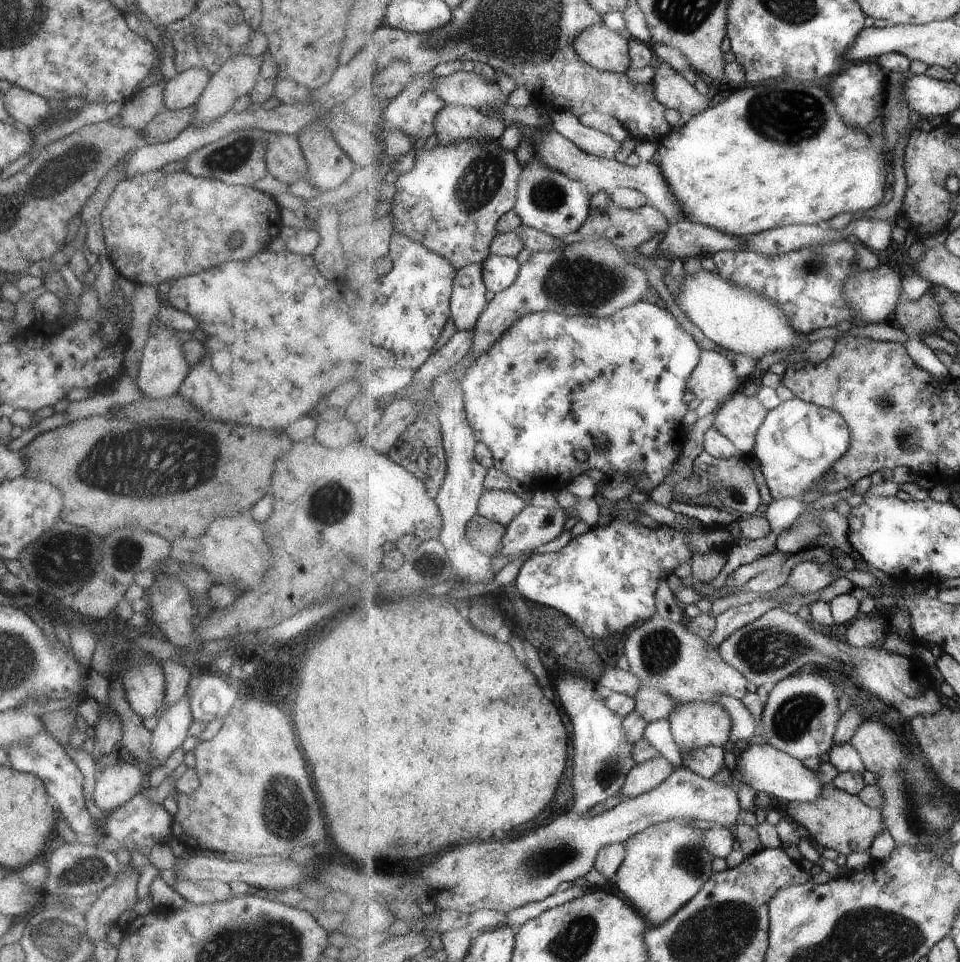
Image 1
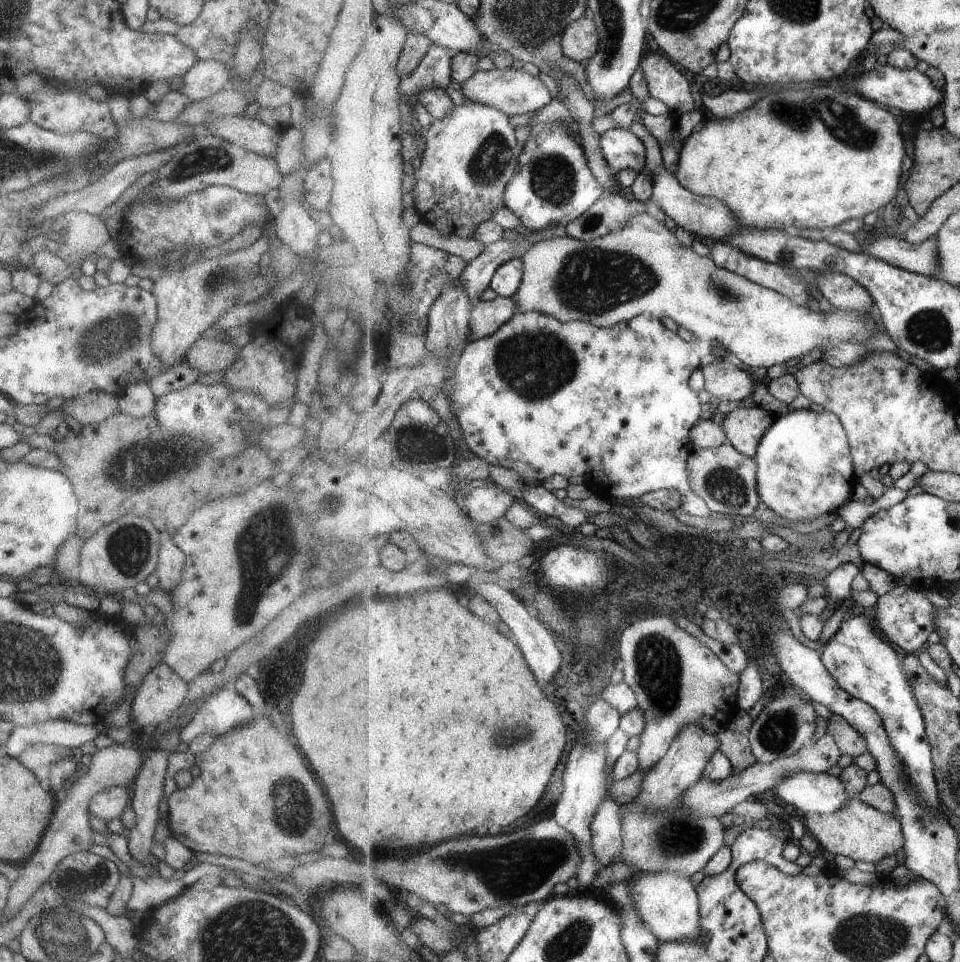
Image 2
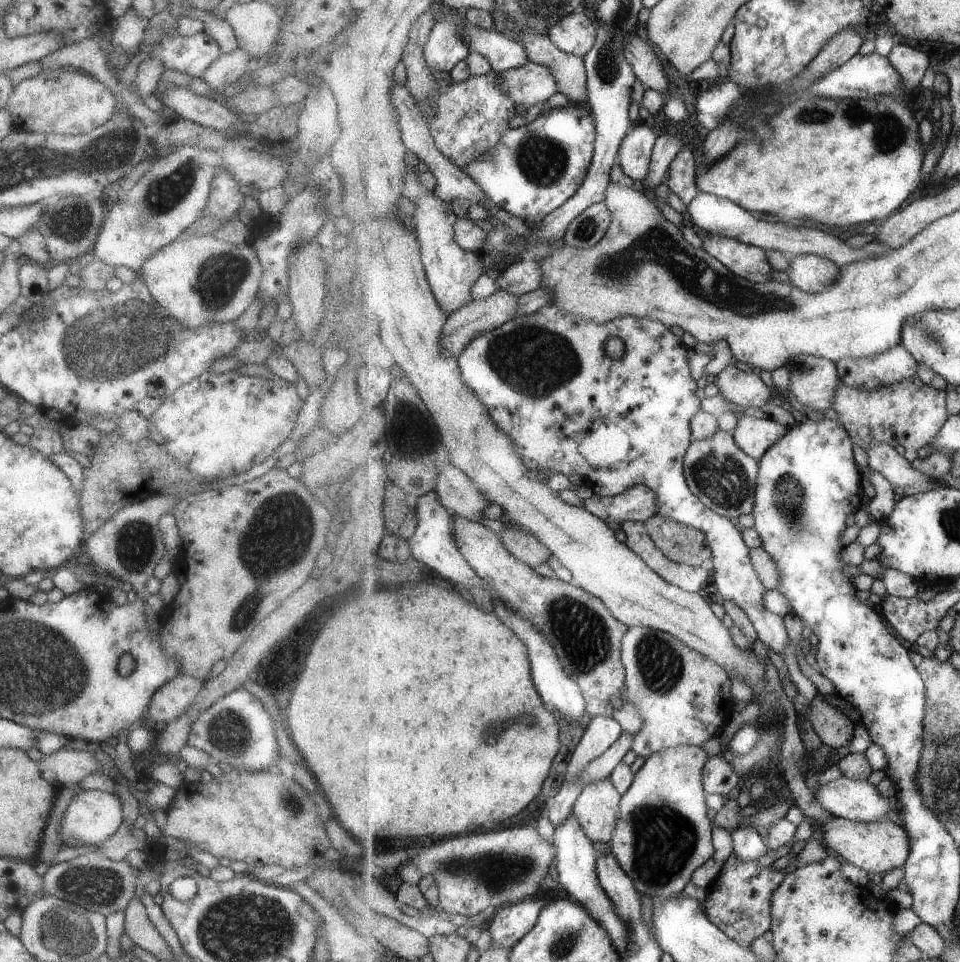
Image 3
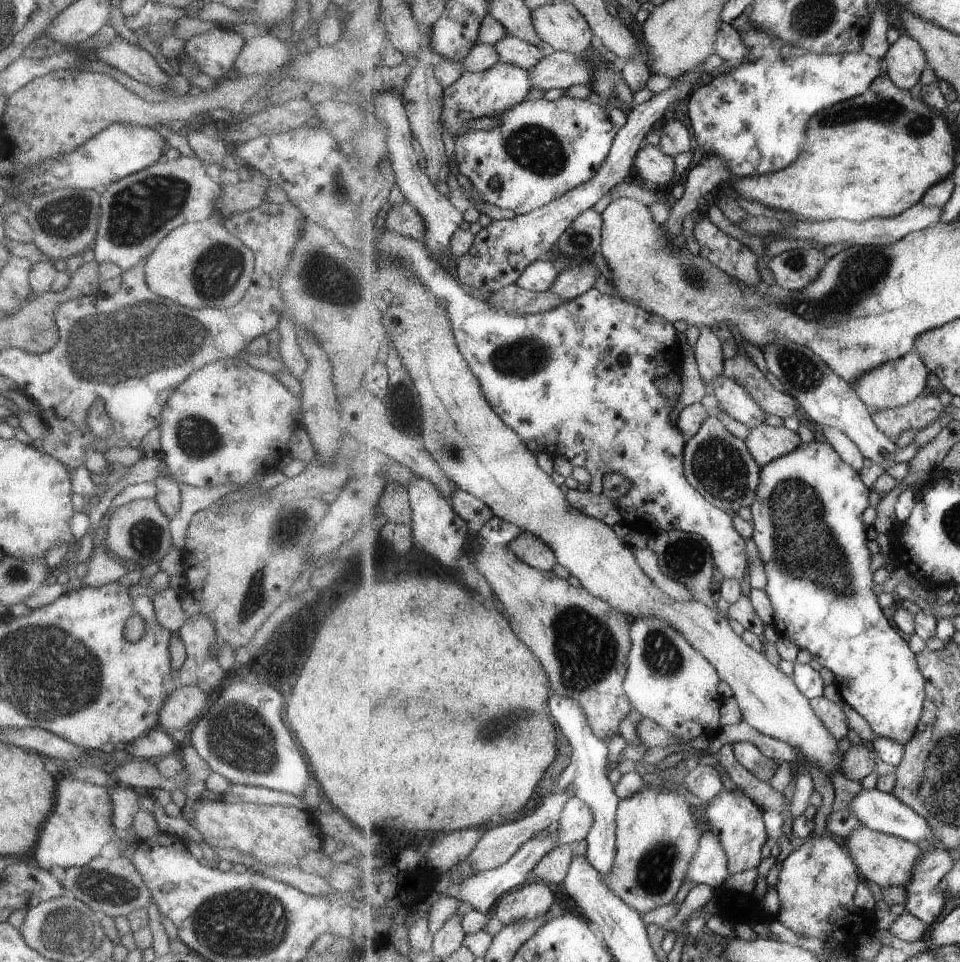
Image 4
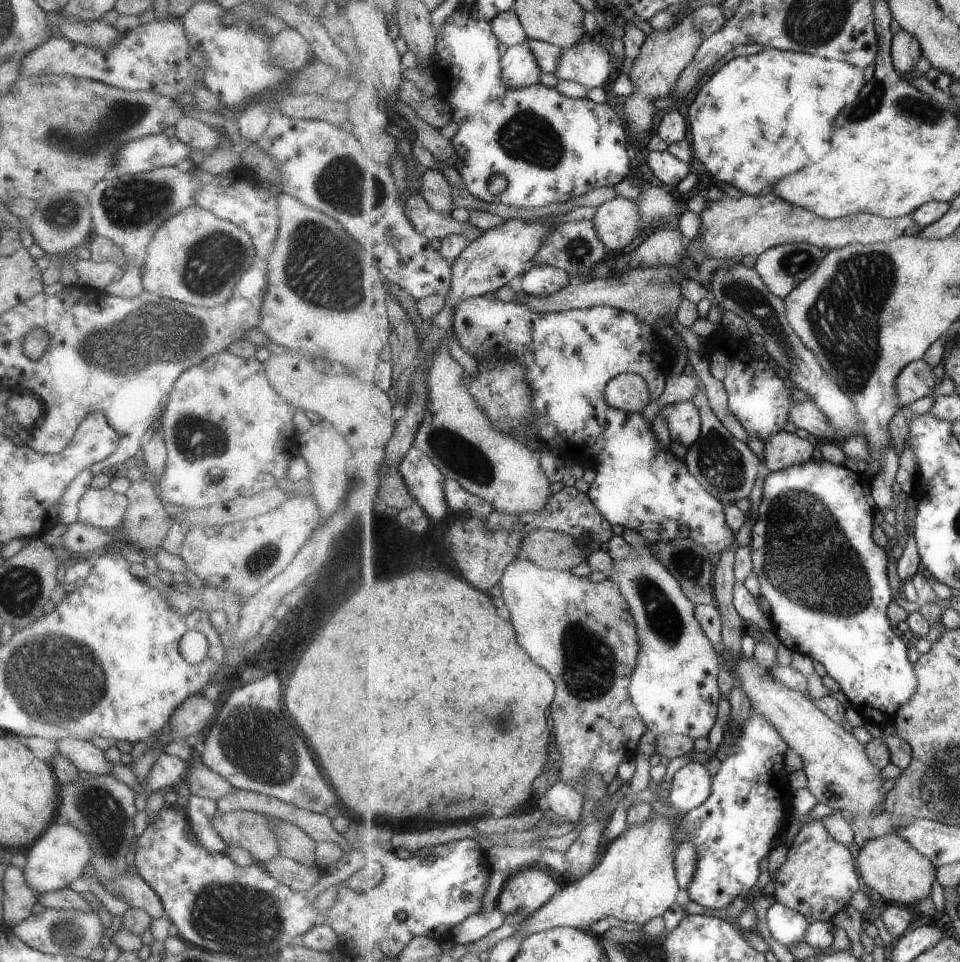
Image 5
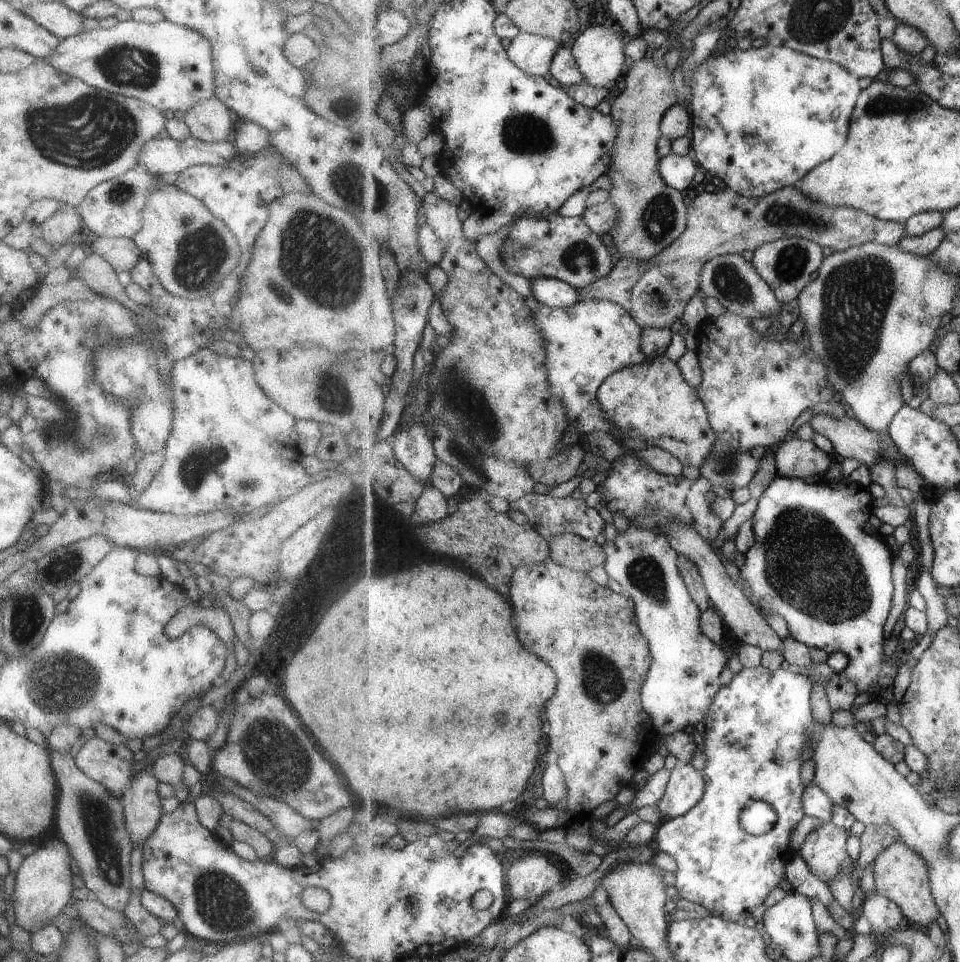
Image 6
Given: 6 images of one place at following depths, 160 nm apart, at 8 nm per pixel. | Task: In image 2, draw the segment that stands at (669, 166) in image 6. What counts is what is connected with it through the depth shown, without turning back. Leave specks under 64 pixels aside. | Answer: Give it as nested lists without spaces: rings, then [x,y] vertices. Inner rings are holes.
[[[630,128],[605,131],[600,136],[600,147],[607,162],[617,172],[623,168],[634,170],[637,174],[646,170],[645,143]]]

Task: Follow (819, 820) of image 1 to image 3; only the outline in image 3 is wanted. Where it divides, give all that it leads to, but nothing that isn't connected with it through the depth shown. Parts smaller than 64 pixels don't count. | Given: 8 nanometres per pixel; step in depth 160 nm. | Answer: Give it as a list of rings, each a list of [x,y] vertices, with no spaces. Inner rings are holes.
[[[833,817],[820,827],[828,851],[837,854],[842,861],[850,862],[866,872],[885,874],[905,866],[911,854],[911,840],[906,828],[885,817],[875,822]]]

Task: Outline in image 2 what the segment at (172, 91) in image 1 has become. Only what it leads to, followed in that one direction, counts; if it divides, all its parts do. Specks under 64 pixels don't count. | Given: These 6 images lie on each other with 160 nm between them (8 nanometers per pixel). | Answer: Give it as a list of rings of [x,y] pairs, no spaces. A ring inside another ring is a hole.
[[[213,59],[195,61],[188,71],[180,76],[178,93],[190,102],[204,99],[227,86],[227,63]]]

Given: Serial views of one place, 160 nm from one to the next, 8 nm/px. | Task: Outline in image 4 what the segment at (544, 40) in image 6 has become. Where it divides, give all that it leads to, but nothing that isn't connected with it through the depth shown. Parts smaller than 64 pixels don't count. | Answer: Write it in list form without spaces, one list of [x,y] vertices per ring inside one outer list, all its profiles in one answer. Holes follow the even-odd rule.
[[[499,61],[493,68],[483,72],[465,71],[465,74],[444,89],[444,109],[442,118],[447,132],[457,140],[469,131],[469,122],[483,116],[499,118],[513,107],[521,104],[532,89],[531,72],[517,65]]]

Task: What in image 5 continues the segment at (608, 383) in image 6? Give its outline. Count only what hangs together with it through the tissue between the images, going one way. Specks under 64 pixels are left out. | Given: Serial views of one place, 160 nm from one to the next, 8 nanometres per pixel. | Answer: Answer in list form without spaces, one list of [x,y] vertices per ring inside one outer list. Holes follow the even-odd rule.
[[[623,373],[610,380],[606,388],[606,399],[615,408],[632,413],[643,412],[645,406],[653,402],[646,380],[633,373]],[[693,400],[669,403],[662,407],[659,413],[666,416],[674,441],[680,442],[683,446],[689,448],[701,438],[700,409]]]

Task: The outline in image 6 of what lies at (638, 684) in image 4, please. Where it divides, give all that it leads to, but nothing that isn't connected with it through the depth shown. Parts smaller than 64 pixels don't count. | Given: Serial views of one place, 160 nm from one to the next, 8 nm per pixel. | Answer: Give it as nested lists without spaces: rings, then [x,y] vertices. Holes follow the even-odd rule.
[[[630,523],[624,533],[618,534],[613,543],[606,542],[603,548],[608,556],[605,570],[609,577],[620,584],[622,593],[634,602],[636,623],[648,640],[651,650],[652,666],[648,670],[644,686],[641,687],[644,709],[649,712],[662,739],[684,731],[687,726],[695,726],[699,722],[705,724],[710,706],[715,695],[720,691],[719,680],[721,680],[721,672],[728,664],[728,651],[701,630],[700,616],[703,612],[693,600],[679,570],[679,553],[665,535],[658,535],[634,523]]]

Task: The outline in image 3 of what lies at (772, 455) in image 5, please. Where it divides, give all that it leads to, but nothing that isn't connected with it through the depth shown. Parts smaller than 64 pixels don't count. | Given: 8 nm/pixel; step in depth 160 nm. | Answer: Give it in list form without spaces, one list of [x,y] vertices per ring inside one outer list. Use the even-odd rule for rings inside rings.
[[[744,415],[738,418],[734,429],[735,442],[759,462],[760,458],[774,444],[788,433],[789,427],[779,422],[764,418]]]

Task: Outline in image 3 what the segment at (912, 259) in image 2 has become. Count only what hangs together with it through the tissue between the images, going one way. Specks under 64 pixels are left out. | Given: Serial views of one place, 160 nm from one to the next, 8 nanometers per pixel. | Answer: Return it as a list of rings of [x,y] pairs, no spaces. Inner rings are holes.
[[[699,193],[687,206],[684,212],[687,218],[687,224],[695,225],[706,230],[711,235],[723,235],[732,239],[740,240],[748,245],[755,245],[764,249],[778,250],[787,257],[794,257],[802,254],[819,255],[832,260],[844,269],[851,263],[864,261],[867,259],[876,259],[890,253],[894,248],[886,245],[884,242],[873,240],[860,248],[853,248],[845,241],[833,234],[827,234],[823,230],[816,228],[797,227],[792,228],[786,222],[771,223],[753,216],[751,212],[745,210],[732,200],[711,194]]]

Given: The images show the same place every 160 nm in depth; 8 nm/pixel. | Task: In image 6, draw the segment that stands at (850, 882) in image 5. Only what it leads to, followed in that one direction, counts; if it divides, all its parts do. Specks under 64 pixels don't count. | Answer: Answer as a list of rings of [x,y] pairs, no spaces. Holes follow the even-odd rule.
[[[830,821],[821,822],[820,827],[806,836],[797,853],[810,872],[830,888],[830,884],[842,873],[858,868],[847,852],[847,838],[851,831],[837,827]]]

